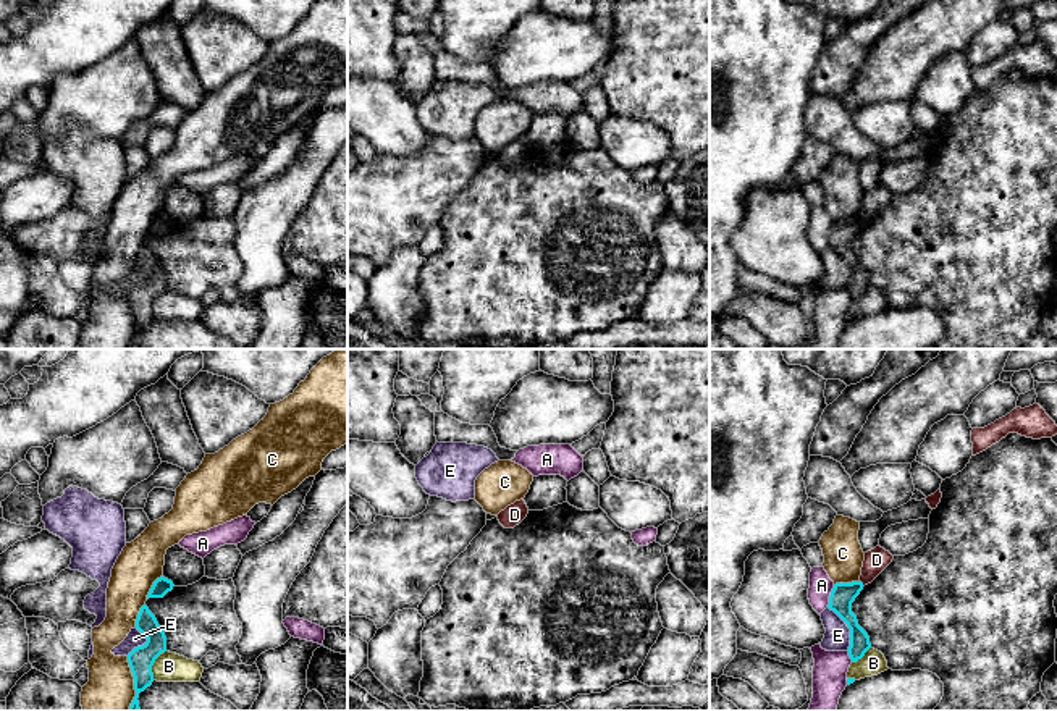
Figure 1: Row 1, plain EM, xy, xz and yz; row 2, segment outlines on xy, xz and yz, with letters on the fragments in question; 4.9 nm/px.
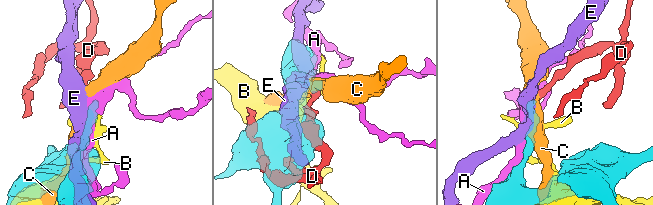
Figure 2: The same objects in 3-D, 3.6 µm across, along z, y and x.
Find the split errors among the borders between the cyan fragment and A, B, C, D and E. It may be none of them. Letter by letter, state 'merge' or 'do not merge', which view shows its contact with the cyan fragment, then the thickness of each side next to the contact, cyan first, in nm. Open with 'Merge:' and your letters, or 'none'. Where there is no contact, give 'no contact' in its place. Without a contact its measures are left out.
Merge: none
A: do not merge; meets cyan in yz; 120 nm thick on the cyan side, 110 nm on the other
B: do not merge; meets cyan in xy; 130 nm thick on the cyan side, 140 nm on the other
C: do not merge; meets cyan in xy; 130 nm thick on the cyan side, 240 nm on the other
D: do not merge; meets cyan in yz; 120 nm thick on the cyan side, 120 nm on the other
E: do not merge; meets cyan in yz; 120 nm thick on the cyan side, 130 nm on the other

